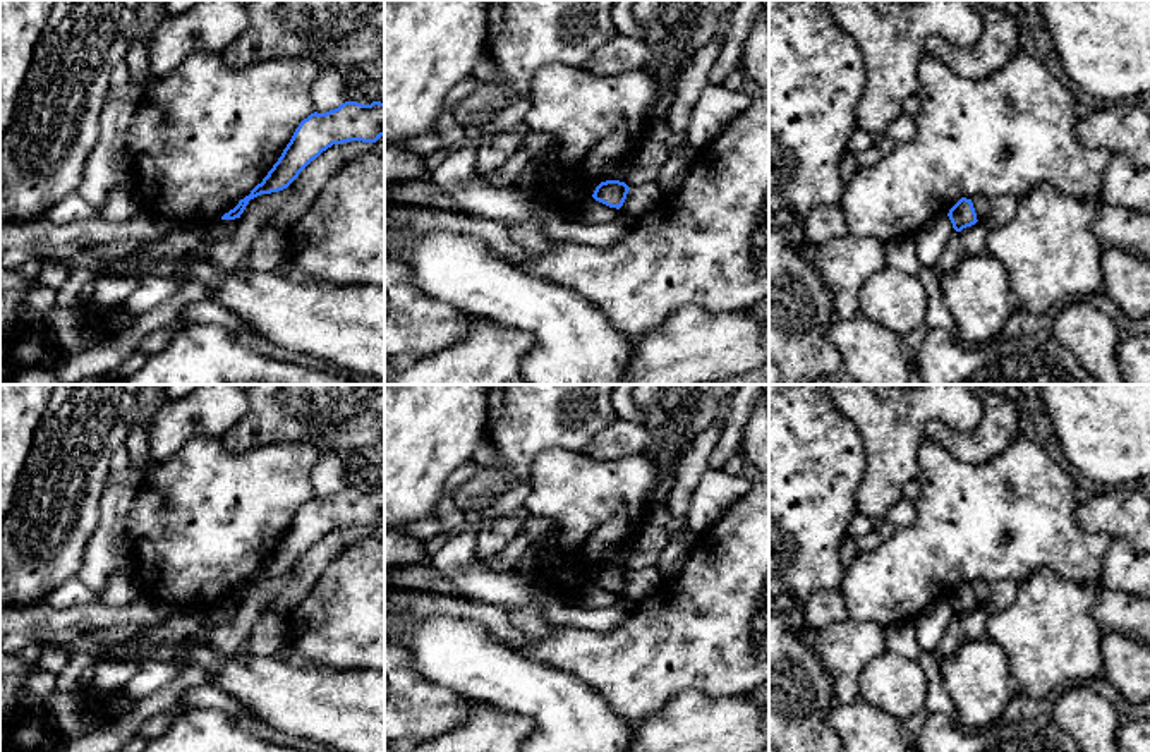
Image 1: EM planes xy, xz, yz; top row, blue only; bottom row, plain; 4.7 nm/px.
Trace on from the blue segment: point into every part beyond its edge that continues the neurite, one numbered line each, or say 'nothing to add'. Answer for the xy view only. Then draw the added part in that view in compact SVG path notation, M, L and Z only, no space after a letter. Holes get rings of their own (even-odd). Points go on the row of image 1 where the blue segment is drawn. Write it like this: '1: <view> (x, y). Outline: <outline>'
nothing to add

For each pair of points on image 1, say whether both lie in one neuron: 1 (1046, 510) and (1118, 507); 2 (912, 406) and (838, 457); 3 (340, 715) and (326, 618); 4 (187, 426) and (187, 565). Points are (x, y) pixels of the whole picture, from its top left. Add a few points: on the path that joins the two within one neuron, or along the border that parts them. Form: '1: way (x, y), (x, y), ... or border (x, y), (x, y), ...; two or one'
1: border (1078, 500), (1077, 522), (1087, 531), (1107, 534); two
2: border (838, 407), (862, 443), (865, 457), (862, 481); two
3: border (314, 665), (366, 670); two
4: border (218, 436), (193, 436), (169, 459), (155, 464); two

